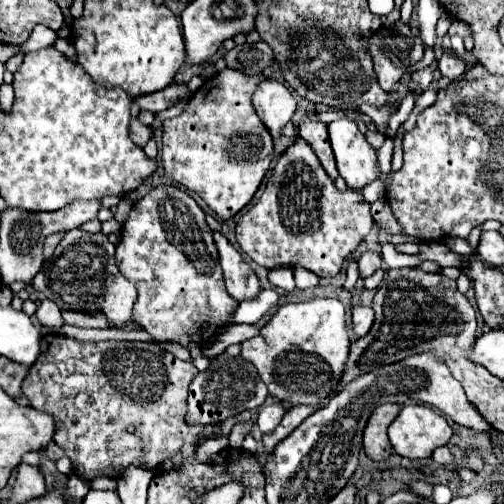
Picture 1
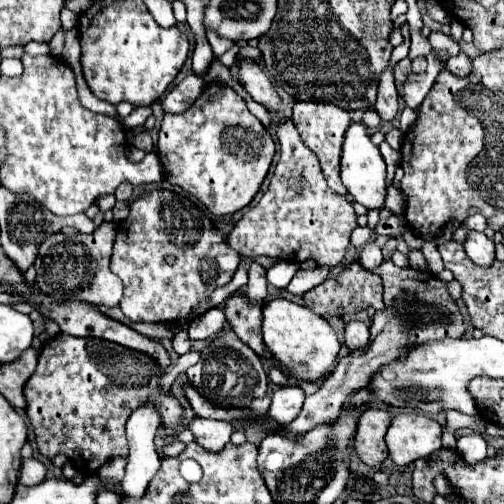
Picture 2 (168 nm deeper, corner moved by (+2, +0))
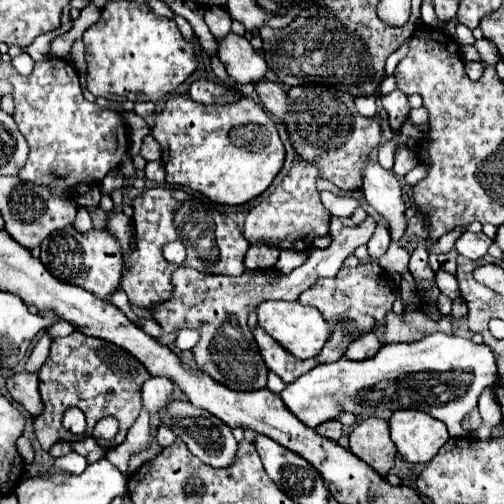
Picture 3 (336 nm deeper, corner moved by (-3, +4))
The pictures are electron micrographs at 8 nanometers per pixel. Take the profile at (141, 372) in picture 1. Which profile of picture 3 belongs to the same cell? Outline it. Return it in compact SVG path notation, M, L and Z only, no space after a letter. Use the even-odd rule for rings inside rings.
M73 331L71 335L67 337L61 337L61 339L55 339L51 343L51 353L47 357L47 361L43 363L43 367L39 369L39 391L41 391L41 399L43 399L43 413L35 417L35 435L41 443L41 447L45 451L49 451L57 441L83 441L85 437L91 437L93 433L93 427L95 423L105 417L105 415L113 415L117 421L119 421L119 433L113 441L97 441L101 447L105 449L115 449L117 445L121 445L125 441L125 435L127 435L127 429L135 423L135 419L139 417L139 411L141 411L141 385L149 379L149 373L145 371L143 363L139 363L131 353L123 351L121 347L115 347L113 343L107 343L103 339L97 339L97 337L87 337L83 335L81 331ZM69 407L77 407L85 413L87 417L87 429L83 435L75 435L67 429L63 429L61 425L61 419L63 419L63 413L69 409Z

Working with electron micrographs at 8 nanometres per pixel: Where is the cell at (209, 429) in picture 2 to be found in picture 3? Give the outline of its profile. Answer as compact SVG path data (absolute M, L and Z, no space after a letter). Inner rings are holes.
M175 401L175 403L169 403L163 413L161 413L161 423L169 425L183 443L187 443L189 451L193 455L197 455L203 463L211 465L211 467L227 467L233 463L235 459L235 451L237 451L237 441L231 433L231 429L217 417L213 417L209 411L205 409L199 409L199 407L193 407L191 403L183 403L183 401ZM197 417L205 417L211 421L211 427L199 427L195 423Z

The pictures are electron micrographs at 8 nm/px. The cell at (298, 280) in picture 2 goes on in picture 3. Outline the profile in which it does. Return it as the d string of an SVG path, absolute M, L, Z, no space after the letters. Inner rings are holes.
M367 217L361 225L345 227L345 225L331 225L331 245L327 249L313 249L307 261L293 269L289 275L279 273L277 269L263 269L263 271L245 271L239 277L229 275L203 275L201 271L179 267L183 271L173 273L173 297L155 307L153 317L165 329L181 329L181 327L197 327L201 331L199 343L193 347L197 367L213 377L217 383L233 389L233 391L255 391L265 389L267 385L267 365L259 353L259 347L253 339L251 329L247 327L247 315L253 311L261 301L267 299L283 299L283 301L297 301L297 297L309 289L321 277L333 277L339 273L345 257L353 253L359 245L365 245L373 231L375 219Z

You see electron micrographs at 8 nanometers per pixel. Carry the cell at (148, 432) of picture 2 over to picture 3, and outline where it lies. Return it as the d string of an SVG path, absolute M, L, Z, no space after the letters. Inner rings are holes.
M151 377L143 383L143 407L149 415L159 415L171 401L173 385L165 377Z

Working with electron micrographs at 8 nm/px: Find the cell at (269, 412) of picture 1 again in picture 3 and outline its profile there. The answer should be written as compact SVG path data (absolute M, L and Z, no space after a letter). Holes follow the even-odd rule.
M433 333L413 343L383 345L375 357L365 361L341 357L335 363L319 365L295 379L295 383L289 383L281 399L307 427L337 419L341 411L351 411L353 415L387 415L397 409L415 409L443 421L451 437L463 437L469 433L461 427L461 419L477 409L481 391L495 381L497 363L491 347L457 335Z

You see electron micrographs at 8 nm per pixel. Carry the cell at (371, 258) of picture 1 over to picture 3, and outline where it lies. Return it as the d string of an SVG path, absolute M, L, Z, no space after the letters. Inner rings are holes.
M379 223L379 225L377 225L377 229L375 229L375 233L371 235L371 239L369 239L369 243L367 243L369 255L371 255L371 257L375 257L375 259L383 257L383 255L385 255L385 251L387 251L387 247L389 247L389 241L391 241L391 237L389 237L387 227Z

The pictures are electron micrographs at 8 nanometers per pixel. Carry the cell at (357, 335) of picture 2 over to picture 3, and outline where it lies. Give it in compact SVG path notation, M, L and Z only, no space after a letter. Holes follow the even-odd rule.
M371 331L371 333L363 333L359 339L351 341L351 345L345 351L345 357L351 361L363 361L363 359L373 357L379 349L381 349L381 341Z

